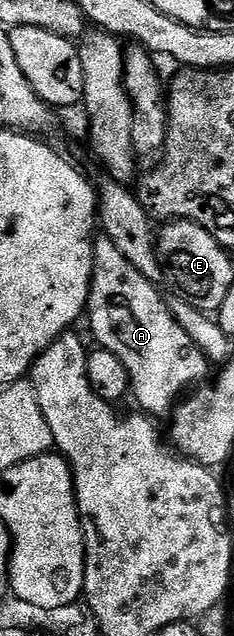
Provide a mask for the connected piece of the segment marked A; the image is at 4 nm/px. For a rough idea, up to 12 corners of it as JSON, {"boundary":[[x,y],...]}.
{"boundary":[[95,240],[85,312],[128,367],[137,408],[165,418],[205,379],[155,282]]}

